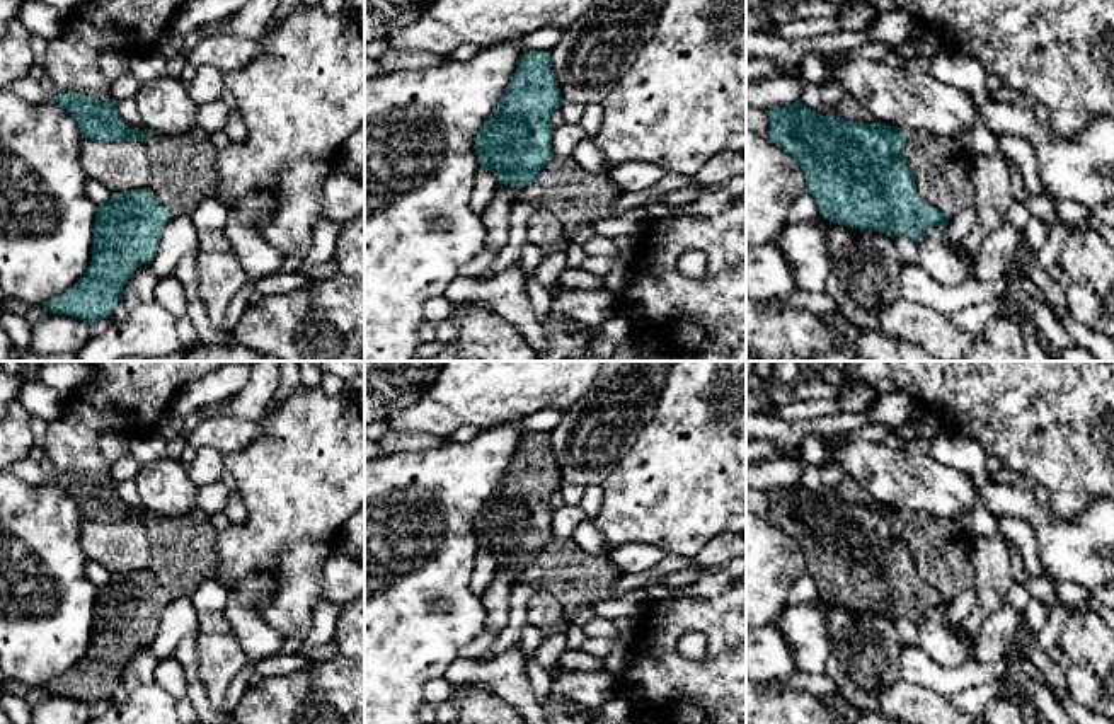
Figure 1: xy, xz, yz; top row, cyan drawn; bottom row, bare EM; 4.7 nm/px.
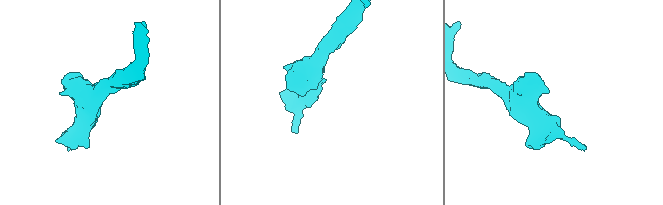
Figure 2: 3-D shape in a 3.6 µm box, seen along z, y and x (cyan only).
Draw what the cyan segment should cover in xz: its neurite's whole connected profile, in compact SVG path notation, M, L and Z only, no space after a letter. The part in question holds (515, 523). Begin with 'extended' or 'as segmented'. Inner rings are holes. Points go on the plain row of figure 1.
extended; M528 433L521 438L506 475L492 496L484 503L475 520L479 547L494 555L499 566L516 567L516 583L540 584L564 606L571 620L579 610L608 600L610 588L625 574L612 559L610 550L591 555L572 538L557 538L552 533L550 496L560 491L564 480L555 462L550 433Z

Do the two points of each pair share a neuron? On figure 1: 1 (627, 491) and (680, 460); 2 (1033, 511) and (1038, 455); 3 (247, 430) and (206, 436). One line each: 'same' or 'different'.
1: same
2: different
3: same

